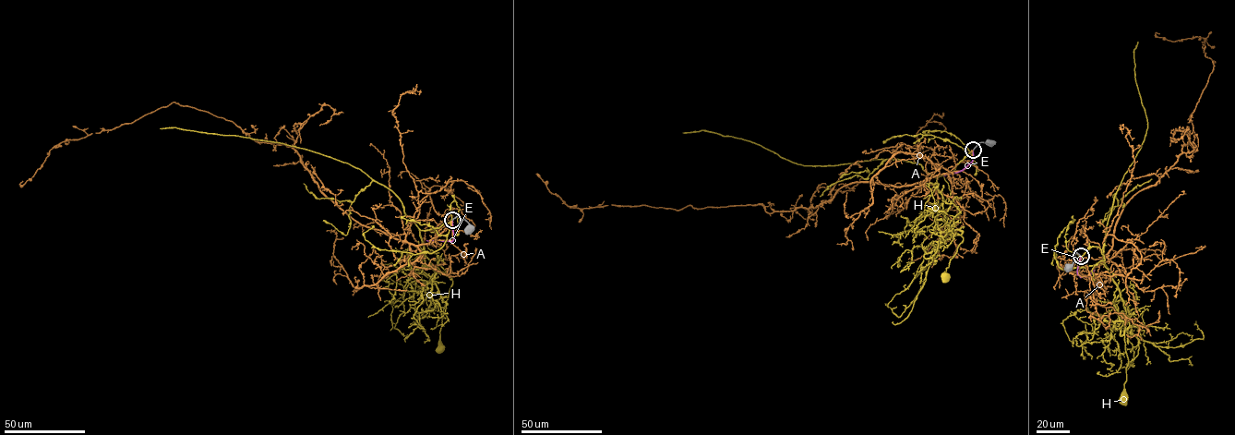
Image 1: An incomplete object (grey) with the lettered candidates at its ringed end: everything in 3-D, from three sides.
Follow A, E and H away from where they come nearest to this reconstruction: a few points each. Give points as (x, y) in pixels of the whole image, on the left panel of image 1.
A: (452, 221), (453, 239), (415, 245), (361, 224), (292, 147), (174, 102), (60, 142), (22, 181)
E: (452, 221), (452, 241), (426, 240)
H: (451, 220), (447, 234), (419, 229), (423, 266), (446, 273), (452, 281), (442, 314), (439, 349)

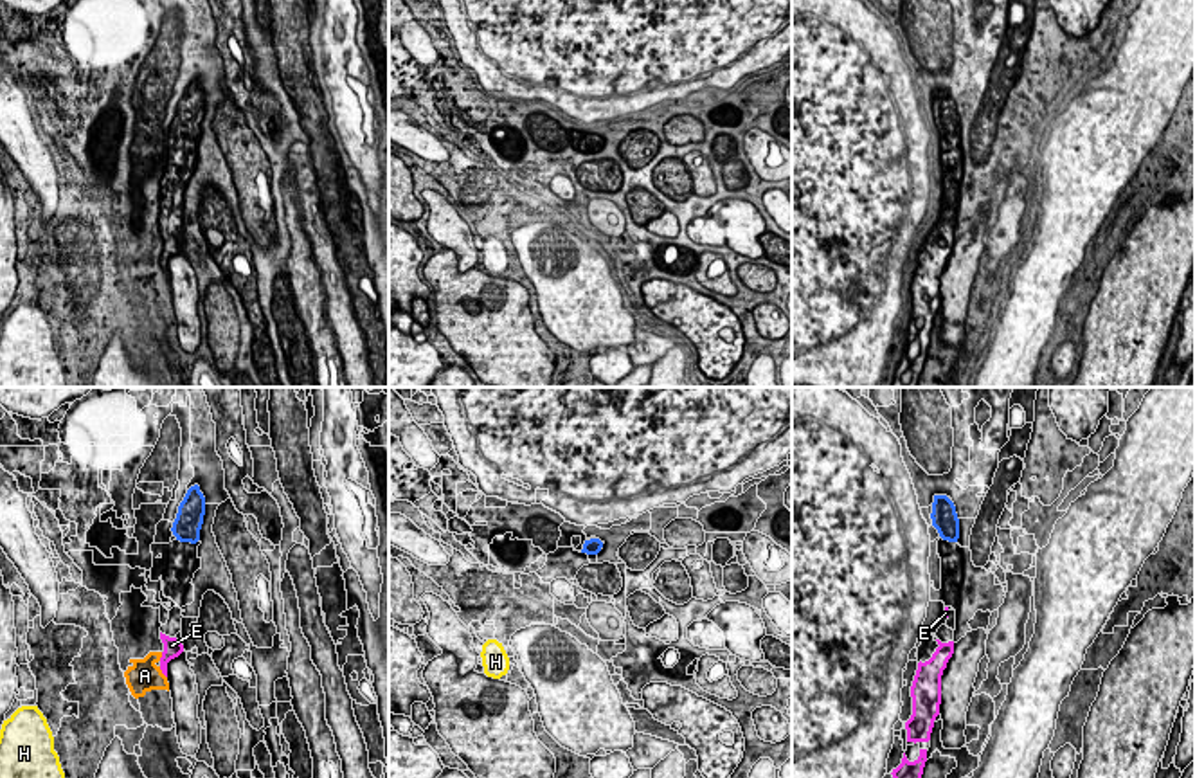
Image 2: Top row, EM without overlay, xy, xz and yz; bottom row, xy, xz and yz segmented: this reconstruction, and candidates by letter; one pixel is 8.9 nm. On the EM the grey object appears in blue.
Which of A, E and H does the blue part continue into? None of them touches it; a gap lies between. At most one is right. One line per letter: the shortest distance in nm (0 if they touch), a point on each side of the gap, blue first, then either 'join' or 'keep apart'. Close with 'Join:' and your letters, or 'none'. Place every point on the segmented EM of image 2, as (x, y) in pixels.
A: 1000 nm | xy (180, 541), (161, 652) | keep apart
E: 600 nm | yz (949, 541), (947, 607) | join
H: 1100 nm | xz (582, 551), (501, 643) | keep apart
Join: E

